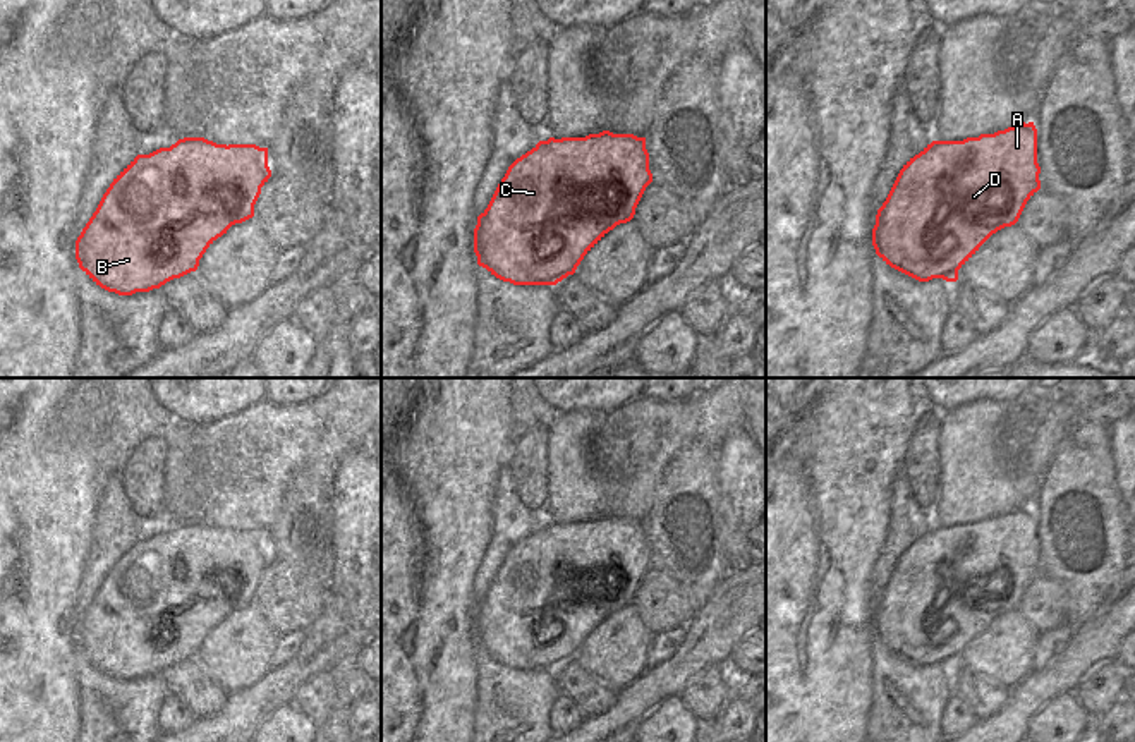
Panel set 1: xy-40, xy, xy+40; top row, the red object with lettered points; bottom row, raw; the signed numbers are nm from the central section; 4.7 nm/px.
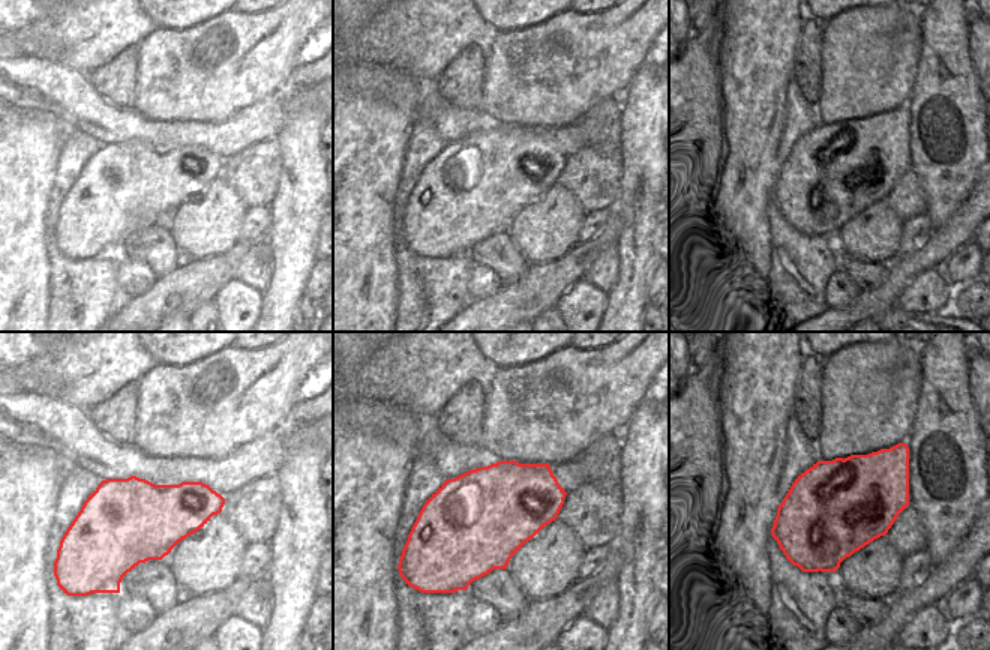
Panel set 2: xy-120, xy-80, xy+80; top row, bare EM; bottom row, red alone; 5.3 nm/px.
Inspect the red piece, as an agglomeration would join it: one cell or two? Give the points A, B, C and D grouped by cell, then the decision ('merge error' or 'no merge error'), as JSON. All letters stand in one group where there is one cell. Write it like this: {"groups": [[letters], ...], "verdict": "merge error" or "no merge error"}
{"groups": [["A", "B", "C", "D"]], "verdict": "no merge error"}

